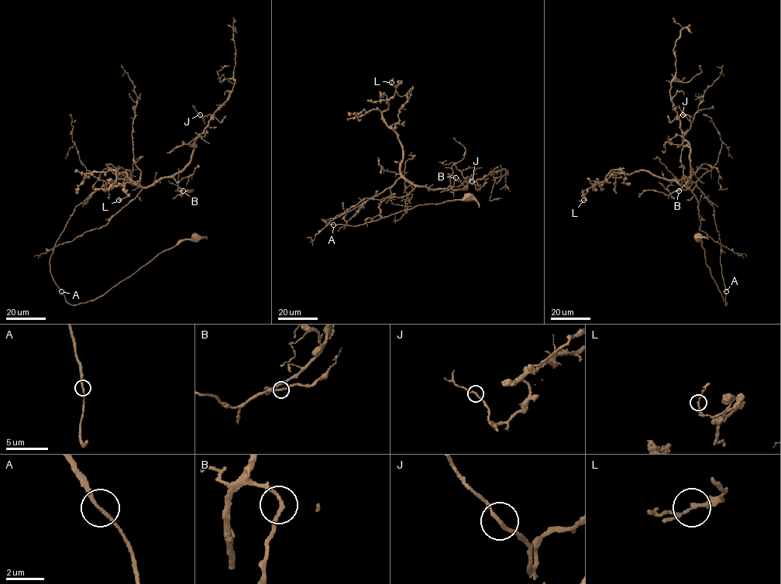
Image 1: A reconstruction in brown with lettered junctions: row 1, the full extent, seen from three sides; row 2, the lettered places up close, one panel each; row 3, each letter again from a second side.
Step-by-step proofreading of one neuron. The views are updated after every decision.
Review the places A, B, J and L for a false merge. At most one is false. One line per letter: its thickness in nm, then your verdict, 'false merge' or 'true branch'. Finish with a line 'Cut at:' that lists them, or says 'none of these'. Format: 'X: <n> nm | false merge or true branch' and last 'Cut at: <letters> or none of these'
A: 170 nm | true branch
B: 180 nm | true branch
J: 160 nm | true branch
L: 170 nm | true branch
Cut at: none of these

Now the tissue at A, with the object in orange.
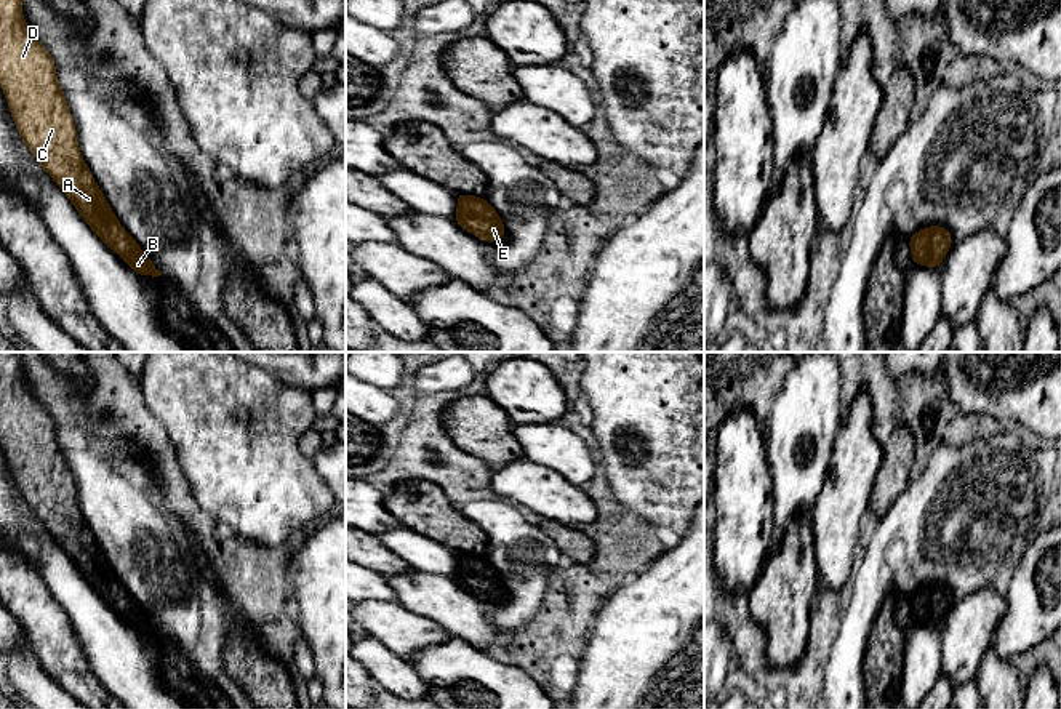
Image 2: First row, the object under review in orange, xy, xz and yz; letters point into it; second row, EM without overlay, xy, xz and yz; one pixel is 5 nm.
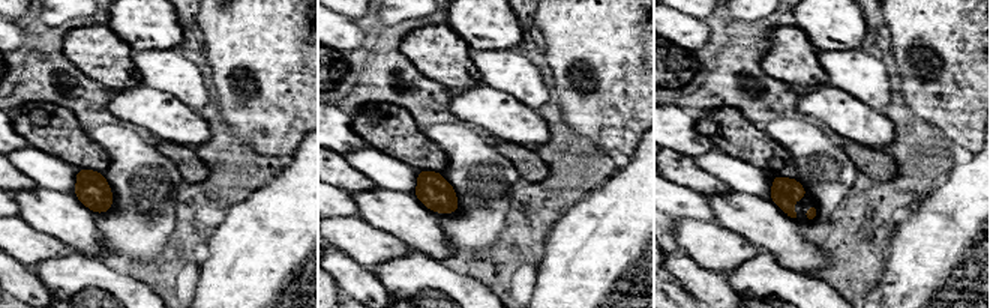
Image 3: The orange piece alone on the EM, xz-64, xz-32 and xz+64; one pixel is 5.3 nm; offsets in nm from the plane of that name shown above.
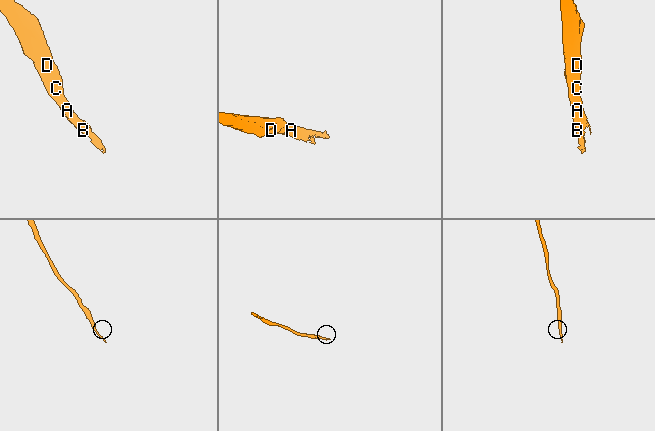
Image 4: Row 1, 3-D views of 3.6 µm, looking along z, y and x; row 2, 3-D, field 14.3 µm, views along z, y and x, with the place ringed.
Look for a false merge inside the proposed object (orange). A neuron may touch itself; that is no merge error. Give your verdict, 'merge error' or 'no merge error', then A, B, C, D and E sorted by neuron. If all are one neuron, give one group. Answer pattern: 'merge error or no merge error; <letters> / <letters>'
no merge error; A B C D E

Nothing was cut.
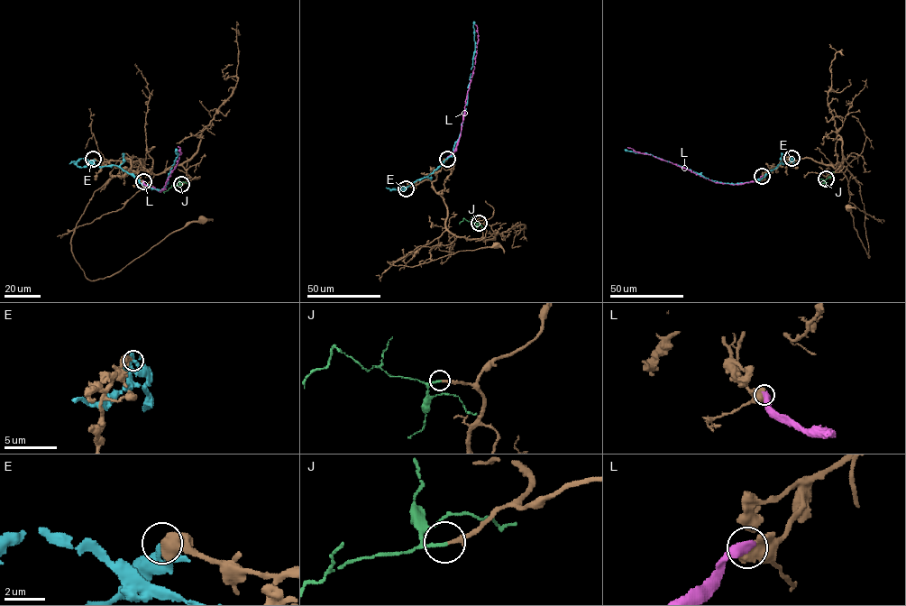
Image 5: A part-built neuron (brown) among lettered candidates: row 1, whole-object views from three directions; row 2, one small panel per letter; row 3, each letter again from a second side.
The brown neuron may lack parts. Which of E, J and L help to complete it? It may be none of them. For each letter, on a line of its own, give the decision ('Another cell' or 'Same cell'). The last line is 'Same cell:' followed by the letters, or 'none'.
E: Another cell
J: Same cell
L: Another cell
Same cell: J

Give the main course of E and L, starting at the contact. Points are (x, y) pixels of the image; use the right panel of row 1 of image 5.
E: (791, 158), (792, 161), (780, 163), (759, 179), (733, 184), (712, 180), (651, 154), (625, 149)
L: (762, 176), (739, 184), (718, 183), (627, 147)

